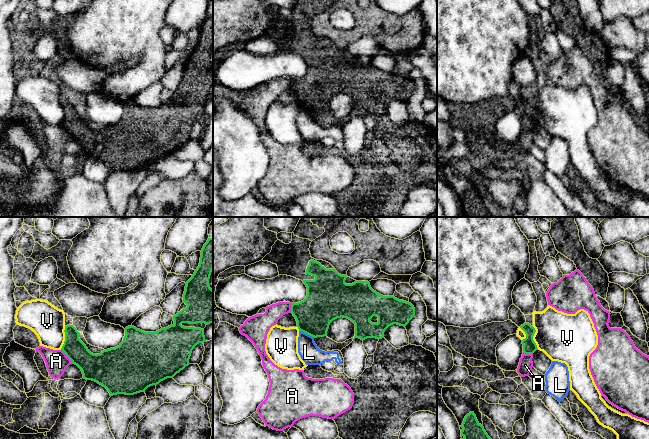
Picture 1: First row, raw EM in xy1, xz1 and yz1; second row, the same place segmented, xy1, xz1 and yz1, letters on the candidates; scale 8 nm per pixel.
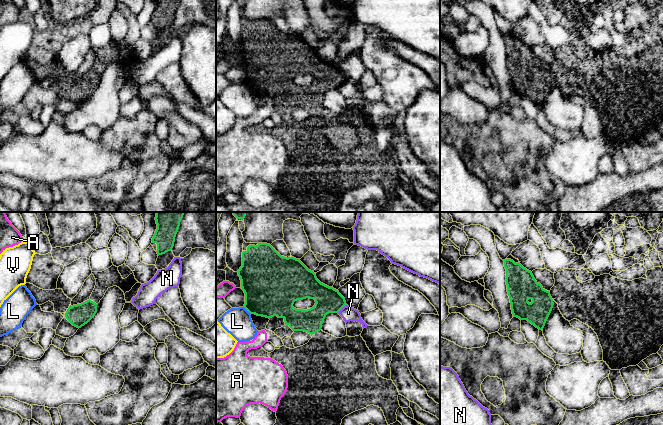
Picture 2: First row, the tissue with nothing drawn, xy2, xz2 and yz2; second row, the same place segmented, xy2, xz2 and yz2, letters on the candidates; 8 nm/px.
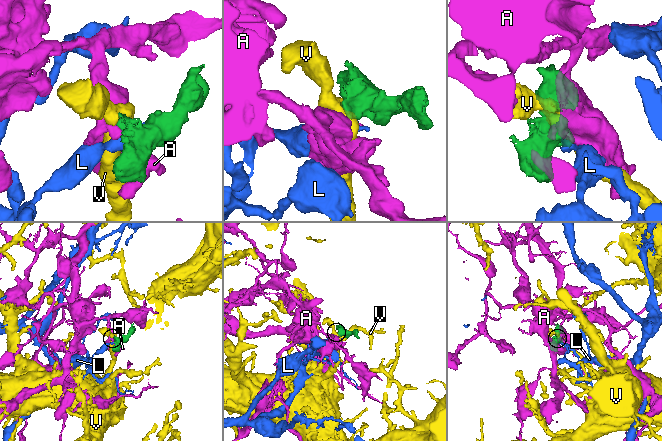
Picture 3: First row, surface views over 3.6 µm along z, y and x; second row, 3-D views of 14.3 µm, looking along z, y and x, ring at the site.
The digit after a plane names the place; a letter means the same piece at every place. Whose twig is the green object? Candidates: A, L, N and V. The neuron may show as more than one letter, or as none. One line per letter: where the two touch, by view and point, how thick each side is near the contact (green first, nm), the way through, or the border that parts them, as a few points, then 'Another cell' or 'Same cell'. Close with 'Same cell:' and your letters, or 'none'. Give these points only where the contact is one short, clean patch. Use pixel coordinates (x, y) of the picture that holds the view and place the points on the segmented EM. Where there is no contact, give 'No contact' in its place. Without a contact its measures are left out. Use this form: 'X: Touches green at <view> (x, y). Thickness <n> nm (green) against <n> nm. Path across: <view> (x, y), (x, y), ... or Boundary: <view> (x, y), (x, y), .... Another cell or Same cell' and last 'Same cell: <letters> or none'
A: Touches green at xy1 (66, 355). Thickness 220 nm (green) against 180 nm. Boundary: xy1 (61, 349), (72, 362). Another cell
L: Touches green at xz1 (307, 333). Thickness 300 nm (green) against 160 nm. Boundary: xz1 (299, 330), (314, 337). Another cell
N: Touches green at xz2 (341, 308). Thickness 200 nm (green) against 120 nm. Another cell
V: Touches green at xy1 (65, 338). Thickness 170 nm (green) against 280 nm. Boundary: xy1 (65, 326), (64, 343), (60, 349). Another cell
Same cell: none

